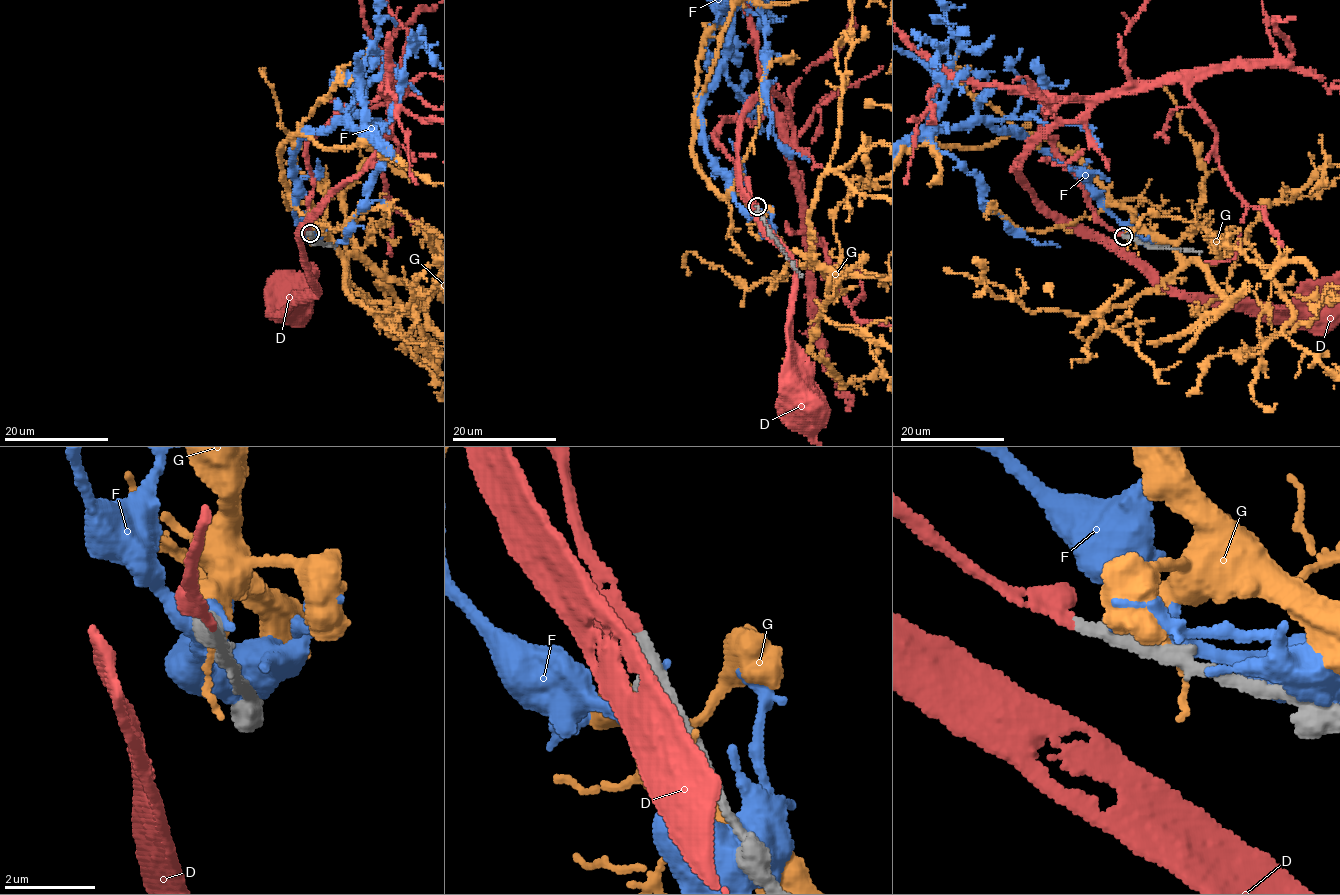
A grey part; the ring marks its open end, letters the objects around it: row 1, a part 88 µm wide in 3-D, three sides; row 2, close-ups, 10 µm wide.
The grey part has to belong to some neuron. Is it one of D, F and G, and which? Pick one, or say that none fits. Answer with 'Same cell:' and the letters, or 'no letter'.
Same cell: D

